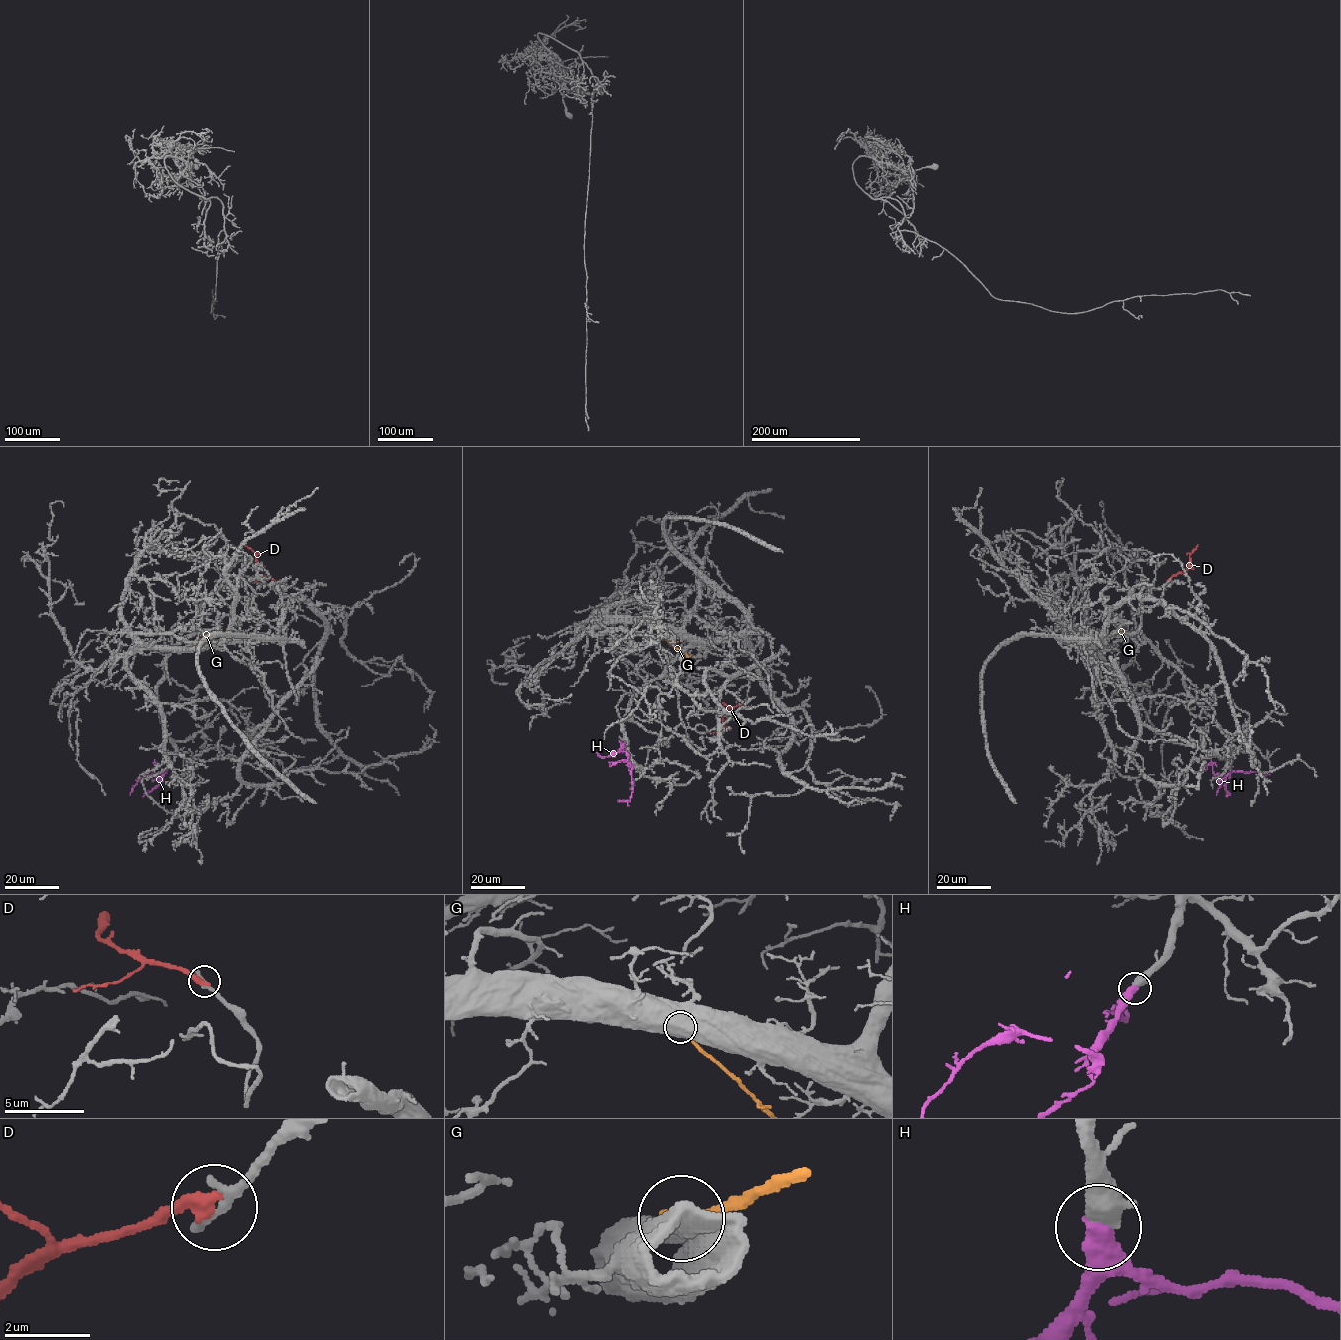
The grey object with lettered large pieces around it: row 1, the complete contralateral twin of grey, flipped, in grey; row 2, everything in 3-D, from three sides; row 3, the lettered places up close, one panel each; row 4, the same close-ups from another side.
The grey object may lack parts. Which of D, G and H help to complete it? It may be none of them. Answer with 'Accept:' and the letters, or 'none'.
Accept: H

